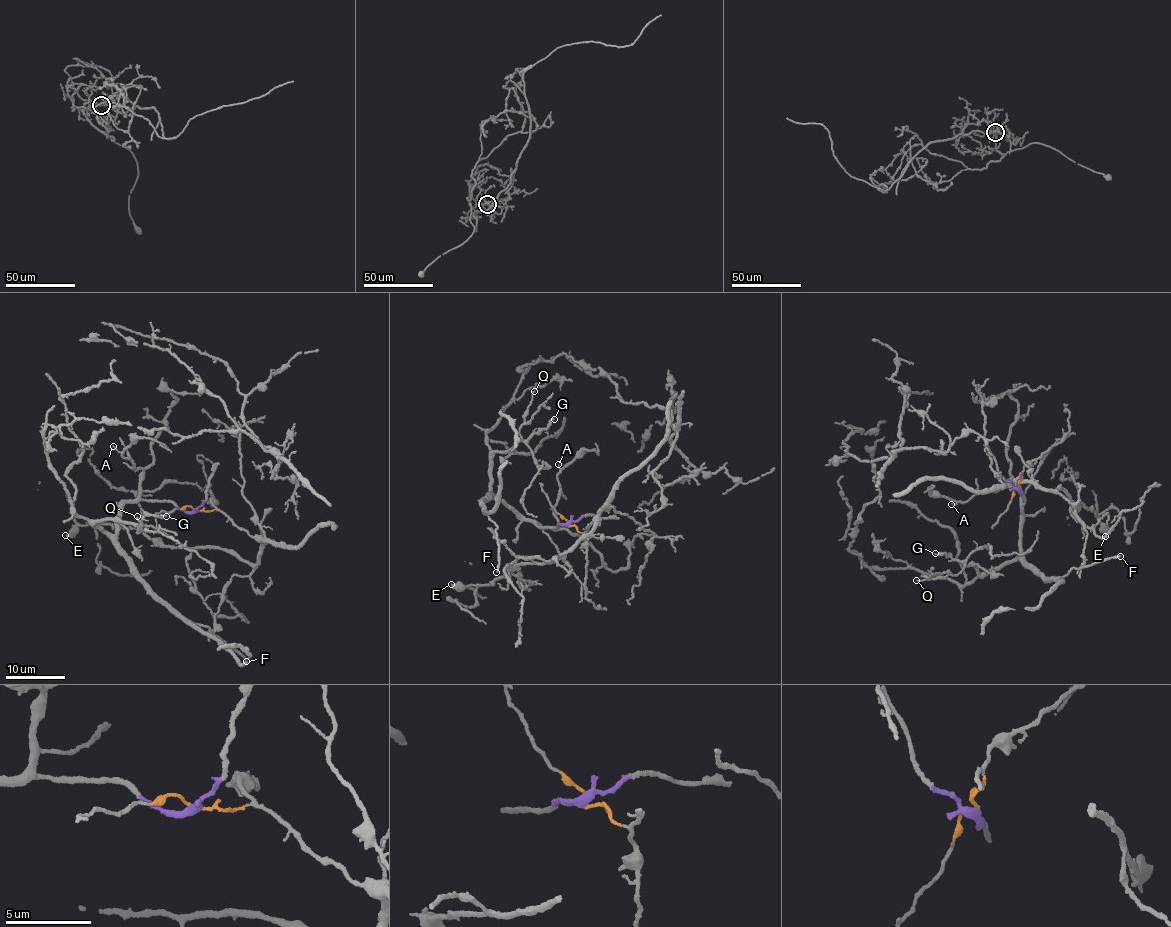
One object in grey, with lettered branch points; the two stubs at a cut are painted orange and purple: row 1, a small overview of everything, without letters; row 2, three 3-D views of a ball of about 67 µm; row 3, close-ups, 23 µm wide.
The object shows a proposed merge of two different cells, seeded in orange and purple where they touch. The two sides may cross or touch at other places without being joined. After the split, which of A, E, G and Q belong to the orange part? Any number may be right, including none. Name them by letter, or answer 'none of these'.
E

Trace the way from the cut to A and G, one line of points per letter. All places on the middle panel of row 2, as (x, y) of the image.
A: (568, 526), (537, 525), (543, 529), (558, 525), (554, 509), (559, 499), (558, 464)
G: (568, 526), (539, 528), (491, 491), (494, 453), (512, 448), (517, 442), (543, 430), (554, 418)

